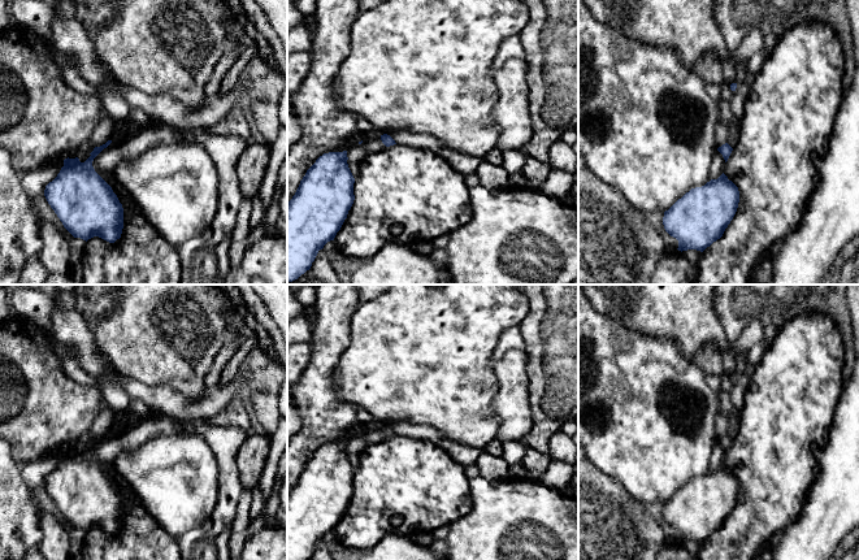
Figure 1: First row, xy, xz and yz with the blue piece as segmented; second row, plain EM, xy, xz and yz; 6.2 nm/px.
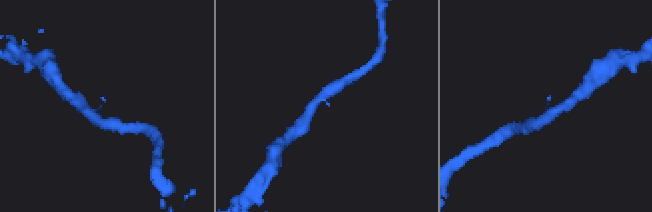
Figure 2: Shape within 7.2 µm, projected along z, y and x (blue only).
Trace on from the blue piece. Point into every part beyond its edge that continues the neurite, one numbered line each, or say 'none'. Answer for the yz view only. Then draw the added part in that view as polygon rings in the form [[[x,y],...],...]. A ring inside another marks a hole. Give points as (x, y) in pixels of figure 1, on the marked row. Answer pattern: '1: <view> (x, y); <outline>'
none

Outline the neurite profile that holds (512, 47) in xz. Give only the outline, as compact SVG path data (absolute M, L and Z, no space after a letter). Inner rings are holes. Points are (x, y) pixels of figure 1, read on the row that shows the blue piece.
M520 35L509 36L502 43L496 58L490 70L491 75L494 75L495 71L499 70L511 58L525 60L525 51Z

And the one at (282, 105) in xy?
M287 87L282 91L278 103L278 117L282 123L287 129Z

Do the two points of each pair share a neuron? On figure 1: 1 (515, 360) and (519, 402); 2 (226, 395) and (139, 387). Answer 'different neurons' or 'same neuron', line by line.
1: same neuron
2: same neuron

